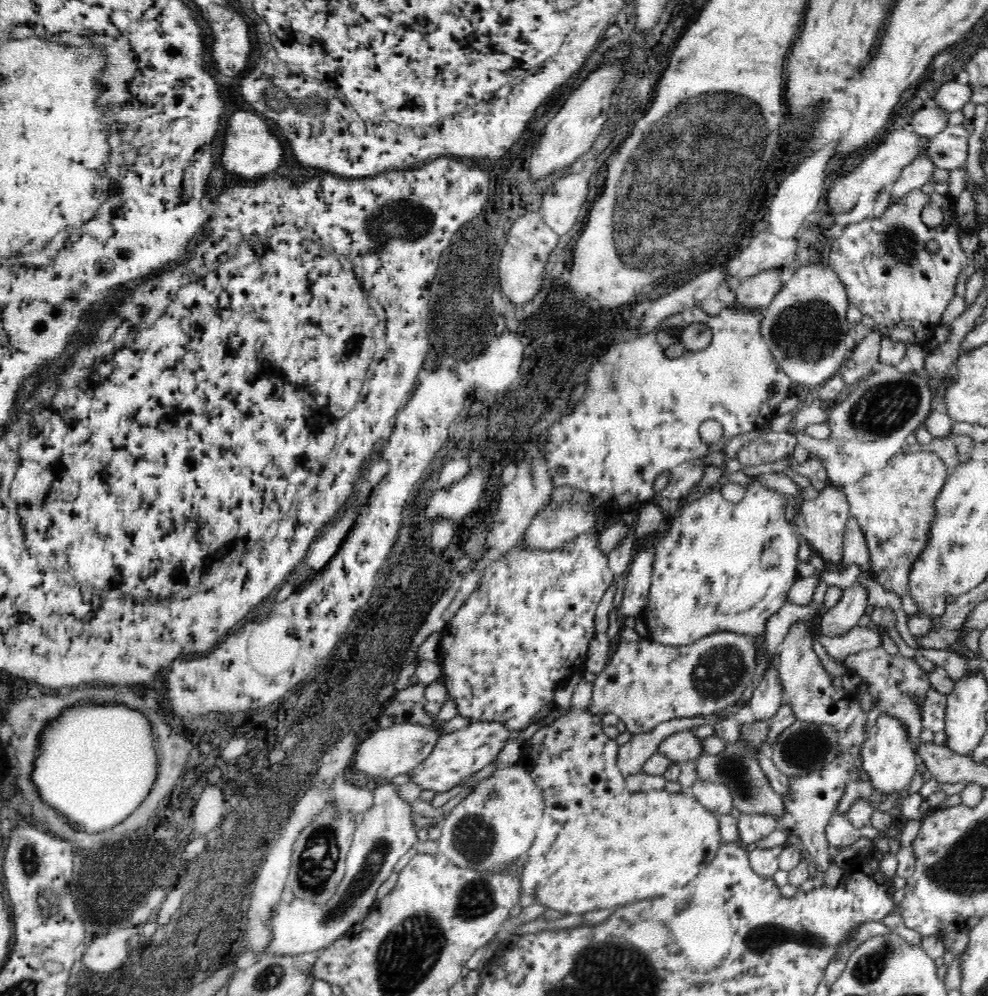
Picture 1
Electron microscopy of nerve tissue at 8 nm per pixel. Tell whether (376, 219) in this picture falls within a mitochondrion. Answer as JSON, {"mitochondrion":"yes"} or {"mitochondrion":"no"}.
{"mitochondrion":"no"}

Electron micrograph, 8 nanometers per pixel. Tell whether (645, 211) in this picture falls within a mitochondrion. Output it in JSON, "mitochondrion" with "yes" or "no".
{"mitochondrion":"yes"}

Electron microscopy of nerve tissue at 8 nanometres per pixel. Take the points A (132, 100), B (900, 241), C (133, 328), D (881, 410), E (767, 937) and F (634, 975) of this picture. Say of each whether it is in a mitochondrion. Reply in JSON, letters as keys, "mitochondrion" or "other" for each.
{"A":"other","B":"mitochondrion","C":"other","D":"mitochondrion","E":"mitochondrion","F":"mitochondrion"}

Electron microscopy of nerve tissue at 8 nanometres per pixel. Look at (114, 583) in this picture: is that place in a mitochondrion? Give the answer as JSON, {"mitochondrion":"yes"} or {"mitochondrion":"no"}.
{"mitochondrion":"no"}

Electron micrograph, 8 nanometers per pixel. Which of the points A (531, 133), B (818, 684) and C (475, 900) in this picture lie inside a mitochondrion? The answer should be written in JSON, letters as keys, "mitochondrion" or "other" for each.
{"A":"other","B":"other","C":"mitochondrion"}

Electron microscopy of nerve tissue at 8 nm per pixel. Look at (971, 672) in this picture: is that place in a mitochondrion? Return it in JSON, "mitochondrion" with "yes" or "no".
{"mitochondrion":"no"}

